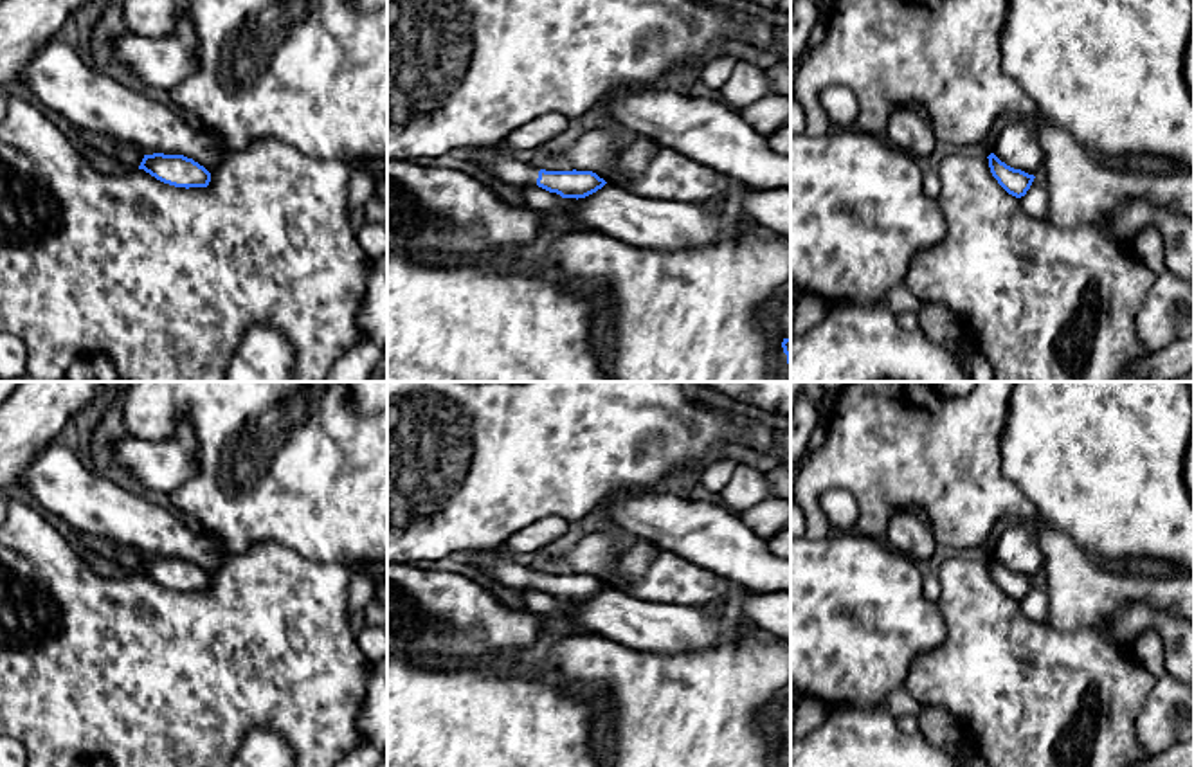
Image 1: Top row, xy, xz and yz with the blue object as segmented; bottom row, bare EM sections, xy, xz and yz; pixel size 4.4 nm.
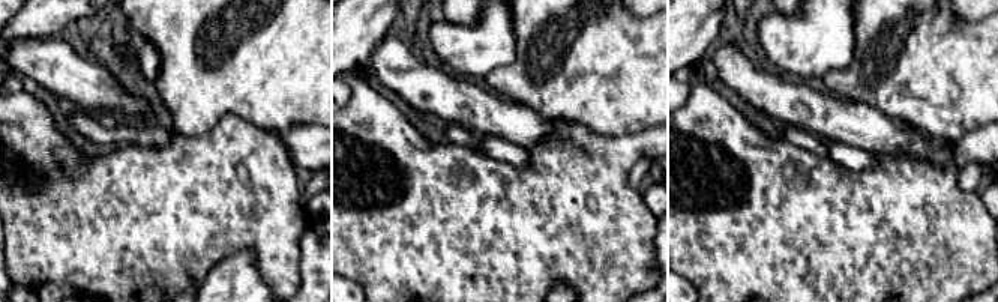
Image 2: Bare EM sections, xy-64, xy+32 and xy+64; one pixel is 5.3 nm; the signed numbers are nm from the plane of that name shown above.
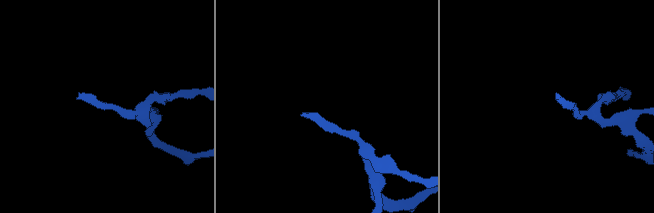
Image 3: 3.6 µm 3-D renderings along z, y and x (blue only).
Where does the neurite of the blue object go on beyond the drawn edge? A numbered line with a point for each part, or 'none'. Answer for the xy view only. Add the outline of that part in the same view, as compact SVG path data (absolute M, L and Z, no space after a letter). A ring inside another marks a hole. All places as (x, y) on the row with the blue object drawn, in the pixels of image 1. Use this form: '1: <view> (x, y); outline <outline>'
none

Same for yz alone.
none

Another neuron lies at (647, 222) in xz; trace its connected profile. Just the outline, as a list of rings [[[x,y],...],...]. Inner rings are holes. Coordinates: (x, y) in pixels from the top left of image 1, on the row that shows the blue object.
[[[609,182],[585,198],[565,198],[565,209],[573,227],[657,250],[711,245],[742,229],[701,202],[639,196]]]

